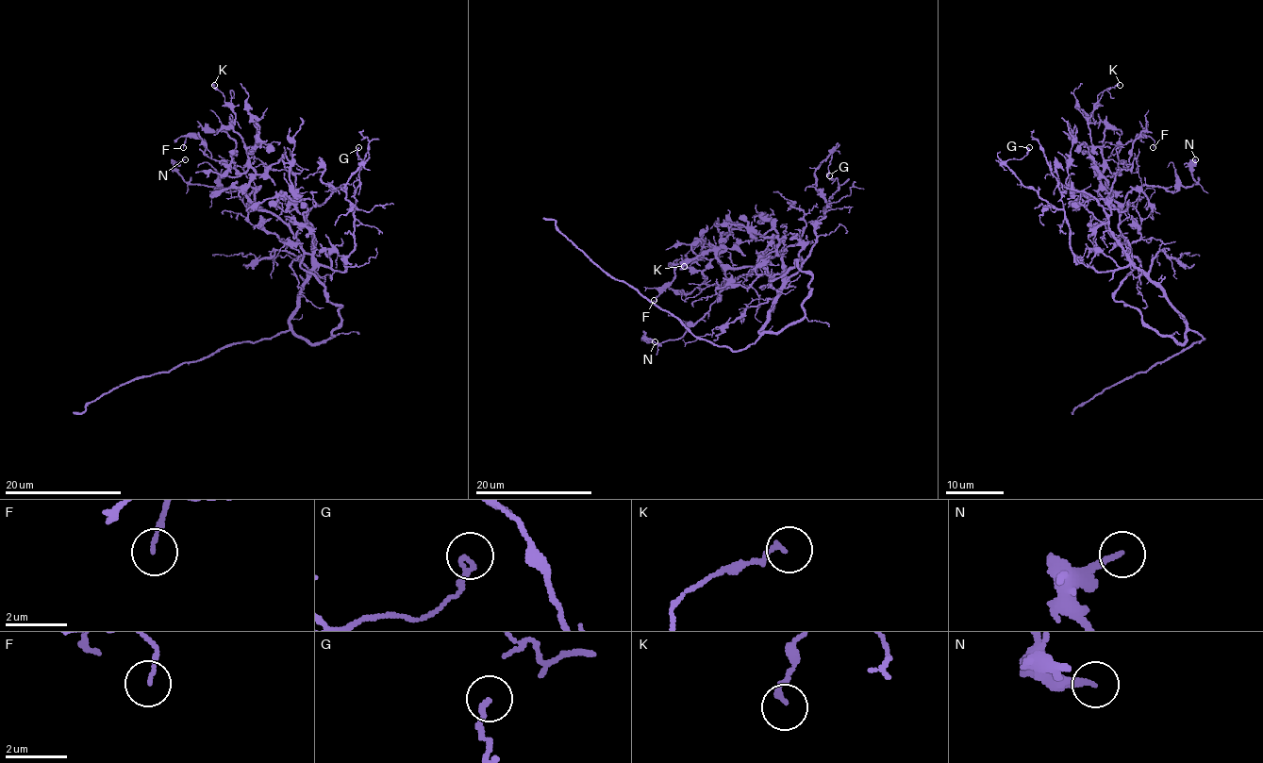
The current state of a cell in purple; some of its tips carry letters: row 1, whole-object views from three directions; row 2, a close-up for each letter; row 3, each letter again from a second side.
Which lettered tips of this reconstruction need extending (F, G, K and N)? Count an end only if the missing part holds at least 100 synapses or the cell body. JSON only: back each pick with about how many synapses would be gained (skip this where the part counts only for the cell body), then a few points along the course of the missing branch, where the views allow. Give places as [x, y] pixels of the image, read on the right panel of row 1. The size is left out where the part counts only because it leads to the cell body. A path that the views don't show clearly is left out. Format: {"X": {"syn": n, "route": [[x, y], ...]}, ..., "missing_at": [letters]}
{"missing_at": []}

